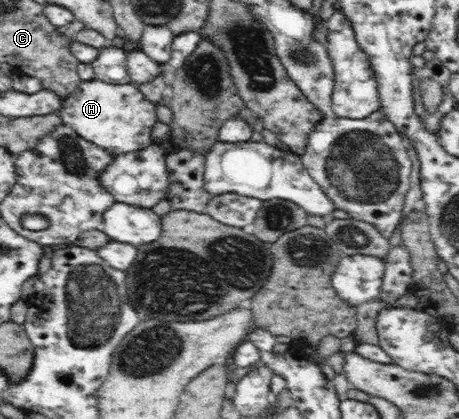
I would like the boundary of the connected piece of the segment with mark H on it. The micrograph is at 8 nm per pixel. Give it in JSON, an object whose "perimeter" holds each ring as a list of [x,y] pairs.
{"perimeter":[[[96,78],[81,81],[76,92],[64,97],[58,114],[62,124],[72,127],[81,138],[112,156],[134,153],[151,146],[151,132],[158,121],[155,103],[144,97],[132,82],[108,84]]]}

